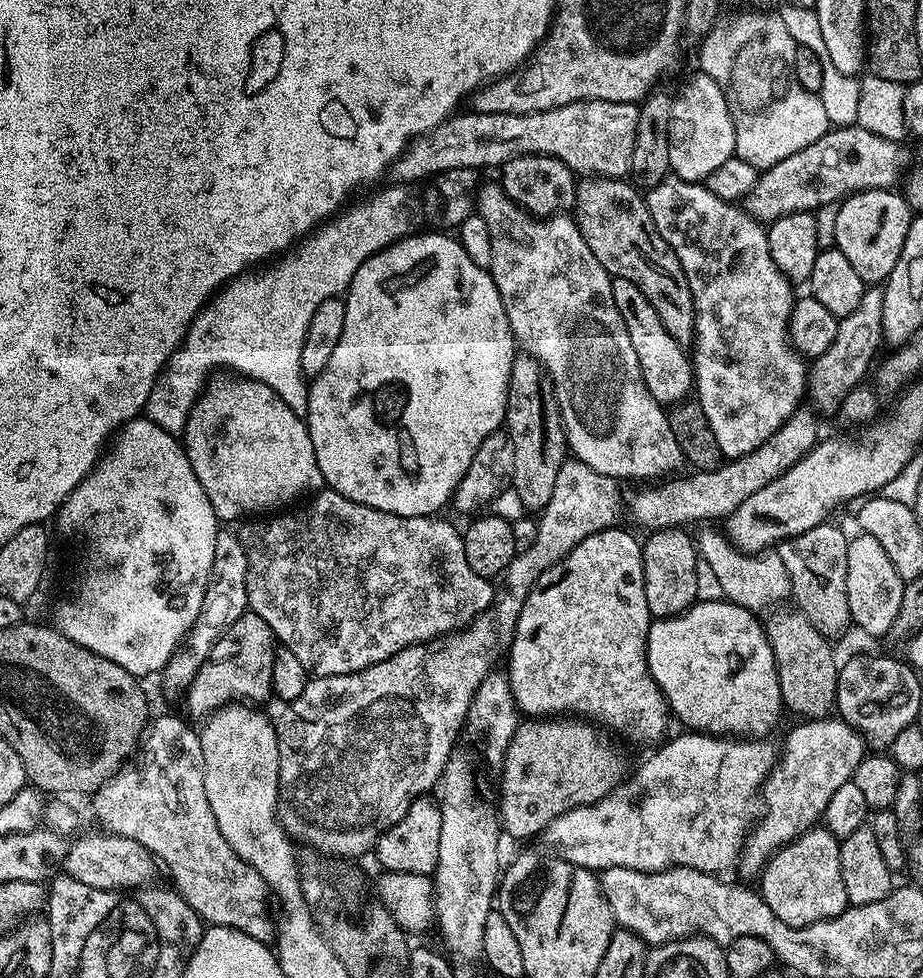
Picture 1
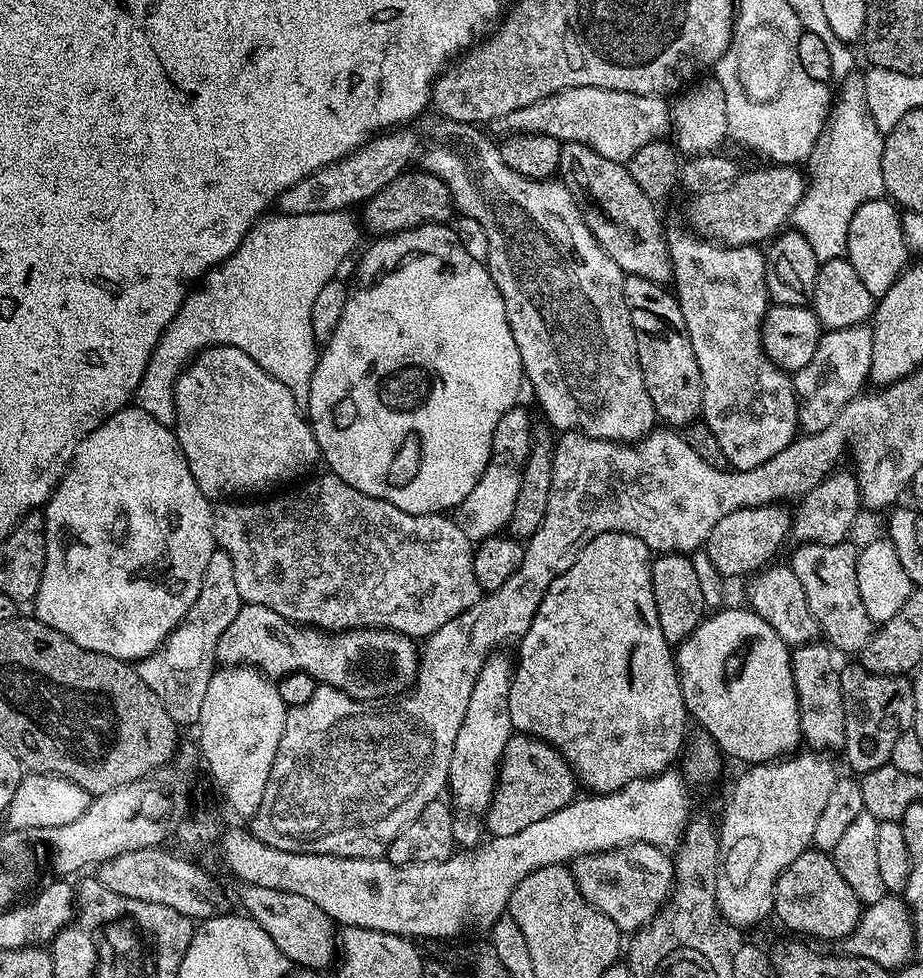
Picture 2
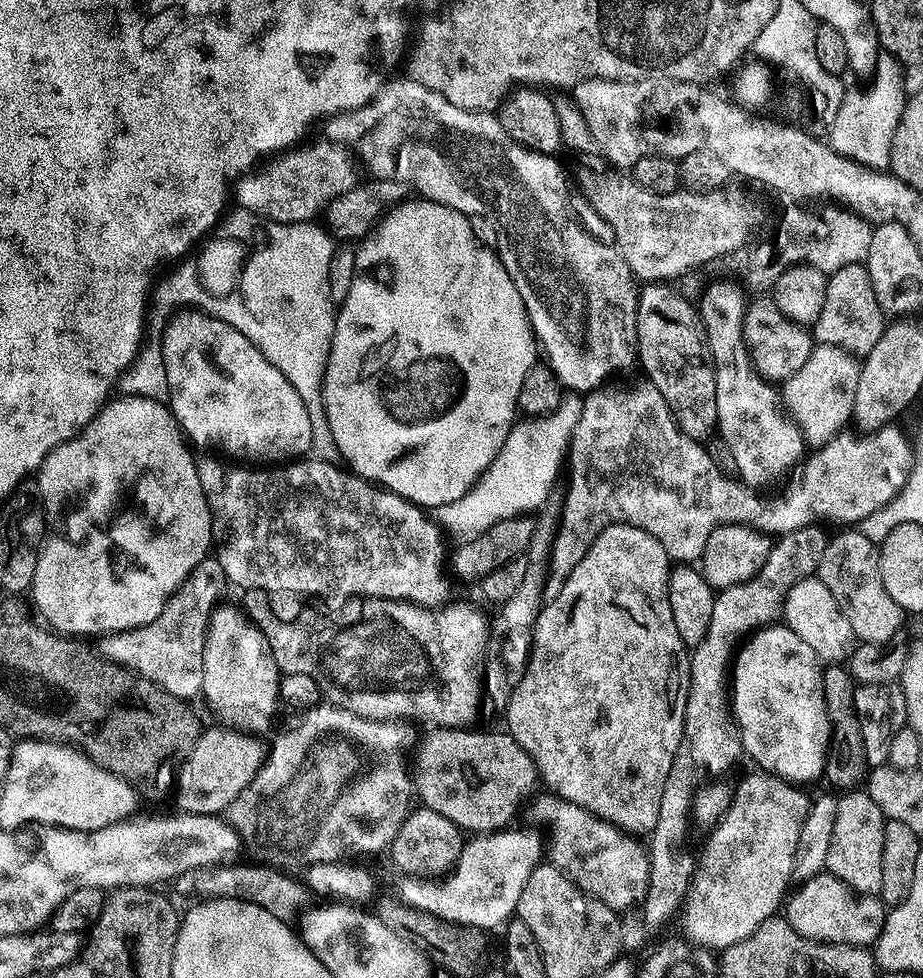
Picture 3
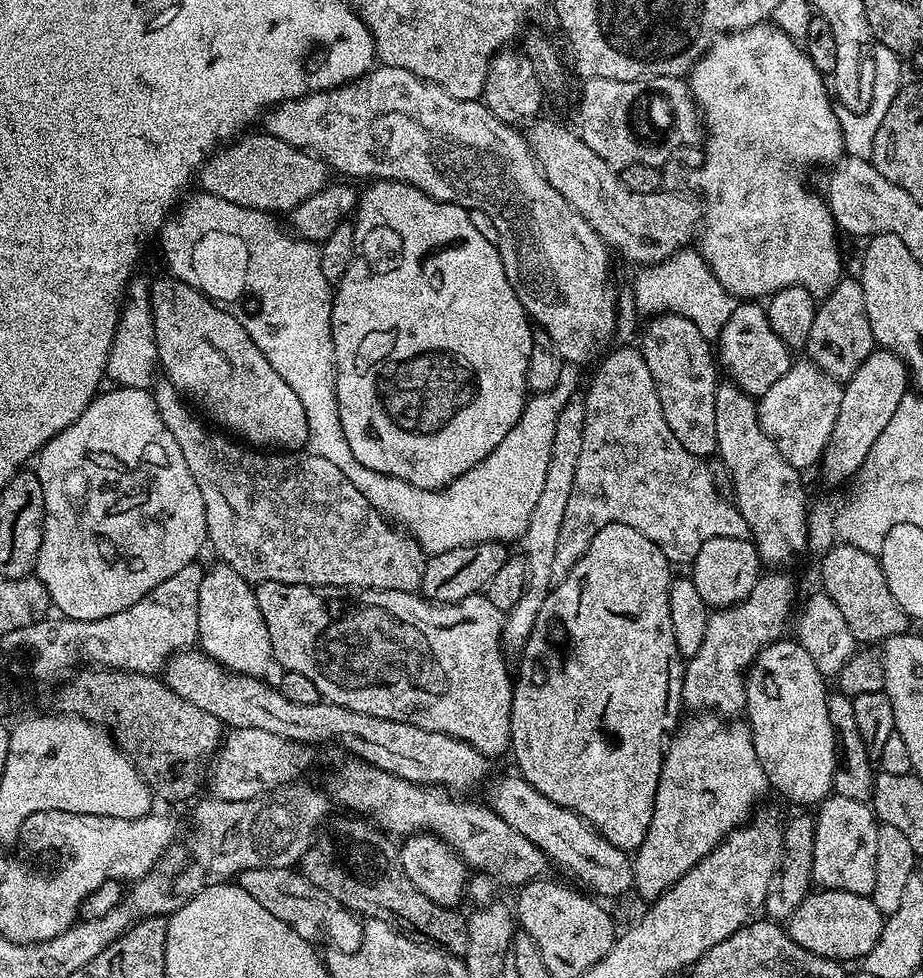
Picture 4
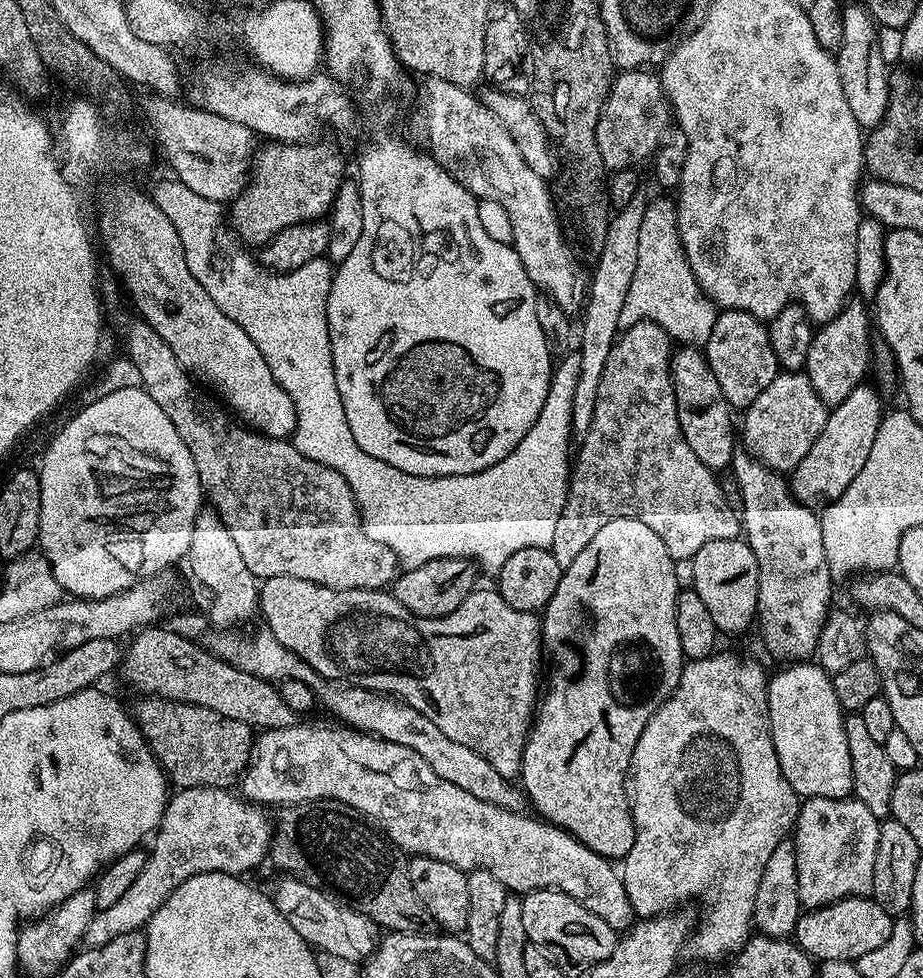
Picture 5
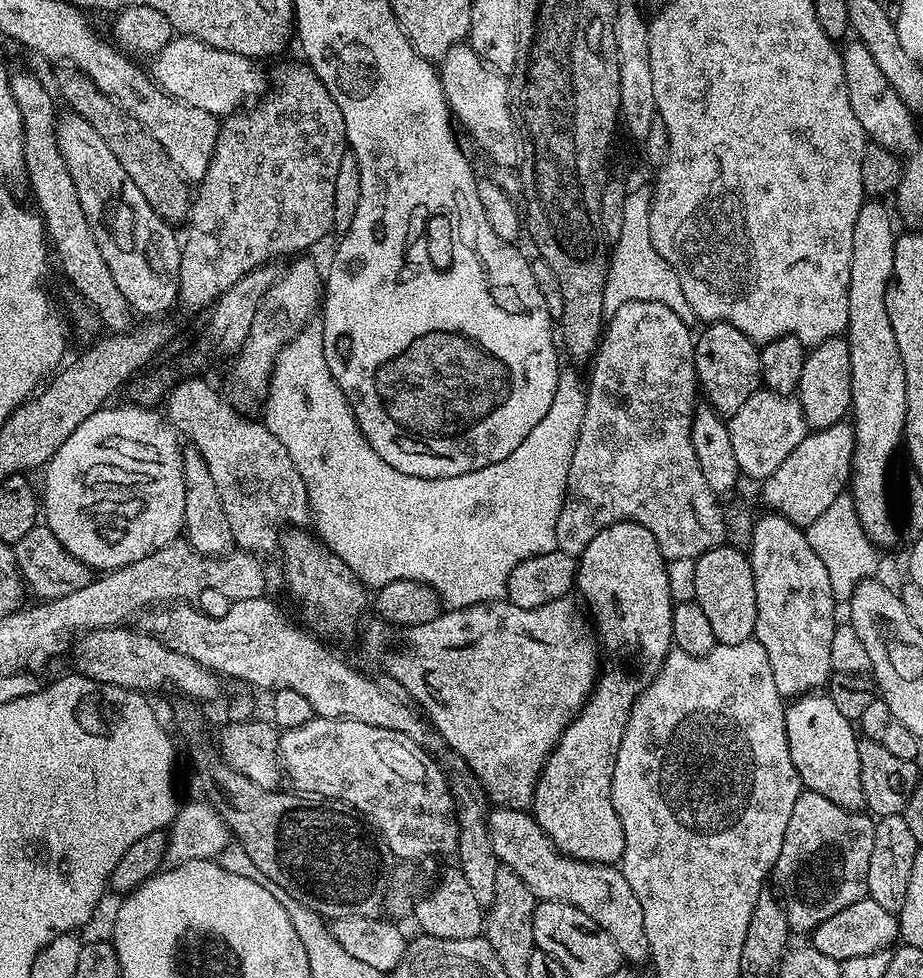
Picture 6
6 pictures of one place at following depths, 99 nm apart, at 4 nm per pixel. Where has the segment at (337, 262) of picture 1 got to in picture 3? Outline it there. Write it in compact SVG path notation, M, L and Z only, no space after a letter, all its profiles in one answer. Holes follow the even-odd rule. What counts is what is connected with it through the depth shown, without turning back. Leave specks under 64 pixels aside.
M233 207L219 227L215 229L211 239L183 265L185 268L165 286L156 300L156 305L153 308L151 305L150 315L146 320L146 339L140 346L140 353L136 355L135 363L120 377L119 391L125 396L141 396L150 400L163 401L167 397L168 383L164 369L162 340L165 329L170 323L168 311L175 304L193 304L191 307L199 310L203 315L224 321L234 326L234 330L238 330L246 338L250 338L250 342L254 342L254 346L266 358L266 362L270 362L275 368L282 370L282 374L286 374L286 382L290 382L290 386L298 390L298 398L302 398L306 406L306 414L310 414L312 452L319 459L335 461L338 456L336 443L332 441L332 435L328 429L324 403L320 394L324 381L324 366L328 361L336 325L334 305L328 297L328 271L330 270L330 258L334 251L334 243L332 244L334 236L327 227L319 228L317 224L309 221L283 224L268 220L267 217L259 216L248 209Z

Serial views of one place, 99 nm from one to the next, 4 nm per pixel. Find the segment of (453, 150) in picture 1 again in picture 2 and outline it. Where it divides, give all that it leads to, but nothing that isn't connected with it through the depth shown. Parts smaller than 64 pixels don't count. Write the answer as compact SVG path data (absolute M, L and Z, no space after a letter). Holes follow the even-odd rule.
M574 87L514 110L497 121L496 126L508 134L550 136L563 143L586 145L610 161L626 164L642 146L665 139L671 133L672 110L665 102L661 96L636 95L600 87ZM398 130L395 132L384 132L369 140L363 147L357 148L350 155L336 160L332 164L312 172L306 179L296 183L280 196L278 201L279 211L283 215L293 216L294 214L336 212L351 209L352 204L356 206L363 204L372 196L376 196L378 190L384 189L386 185L403 175L412 165L414 158L419 157L420 145L417 138L408 130Z

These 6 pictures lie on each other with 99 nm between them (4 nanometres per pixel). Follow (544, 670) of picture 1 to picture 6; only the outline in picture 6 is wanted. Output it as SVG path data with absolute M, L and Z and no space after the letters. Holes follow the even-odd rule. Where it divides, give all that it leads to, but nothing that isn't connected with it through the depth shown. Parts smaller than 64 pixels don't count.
M623 520L621 524L603 528L578 557L574 588L588 599L587 611L590 616L592 611L591 619L603 651L604 648L608 651L608 660L606 656L602 675L593 688L592 695L580 713L568 723L566 730L560 735L560 741L544 763L536 783L536 797L532 800L530 812L536 817L540 829L552 839L557 852L575 860L584 860L588 864L615 865L622 858L626 846L622 822L618 822L618 814L612 801L612 775L618 758L618 746L622 746L622 734L626 734L634 702L646 685L659 674L668 653L674 648L674 601L670 592L670 578L667 577L669 569L654 534L650 534L646 526L636 524L633 520Z

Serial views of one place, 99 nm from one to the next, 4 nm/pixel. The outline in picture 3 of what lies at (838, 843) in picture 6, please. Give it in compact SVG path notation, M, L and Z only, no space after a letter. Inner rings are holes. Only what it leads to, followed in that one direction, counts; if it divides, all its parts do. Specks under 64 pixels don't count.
M848 790L839 797L840 805L838 806L838 818L834 818L834 834L830 834L830 850L826 850L825 869L831 872L833 876L839 878L846 886L850 886L858 893L865 896L874 896L882 890L882 842L884 841L884 815L882 810L878 810L878 802L874 802L874 798L870 798L870 794L866 790Z

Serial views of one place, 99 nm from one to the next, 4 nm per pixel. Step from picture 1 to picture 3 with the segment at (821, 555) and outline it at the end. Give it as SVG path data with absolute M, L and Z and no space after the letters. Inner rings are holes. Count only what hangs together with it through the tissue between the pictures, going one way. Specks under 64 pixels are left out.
M840 530L828 541L815 575L830 594L850 624L853 637L861 644L887 645L900 628L901 608L888 596L880 580L878 548L860 530Z

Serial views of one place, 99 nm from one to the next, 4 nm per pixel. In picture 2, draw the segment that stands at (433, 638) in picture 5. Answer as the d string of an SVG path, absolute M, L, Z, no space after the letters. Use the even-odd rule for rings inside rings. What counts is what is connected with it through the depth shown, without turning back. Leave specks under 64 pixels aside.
M241 603L234 622L222 630L216 659L224 666L255 666L269 678L305 672L356 700L380 702L412 686L418 667L418 648L412 644L409 637L390 628L353 628L351 632L325 634L294 624L266 606Z

